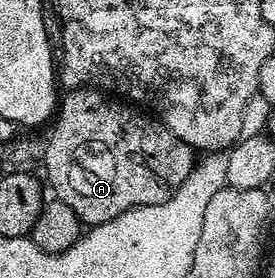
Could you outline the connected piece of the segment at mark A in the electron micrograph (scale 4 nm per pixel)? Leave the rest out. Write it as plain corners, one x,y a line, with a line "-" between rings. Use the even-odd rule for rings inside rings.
92,87
70,89
60,98
55,110
55,120
52,122
53,130
45,141
43,173
52,196
67,203
67,207
71,207
75,215
79,215
82,226
102,225
114,221
128,209
138,209
171,199
171,195
175,195
175,191
183,187
195,168
194,149
183,143
183,139
175,136
160,121
144,115
149,116
140,108

